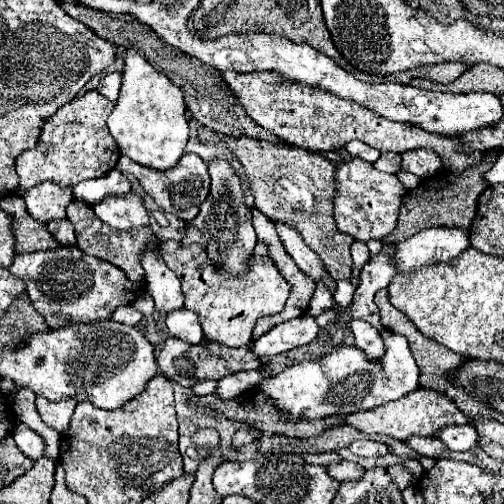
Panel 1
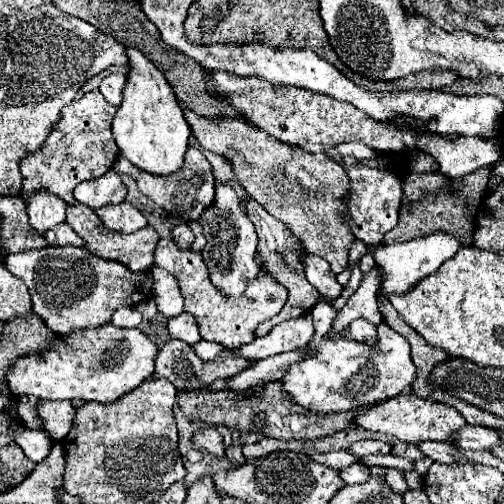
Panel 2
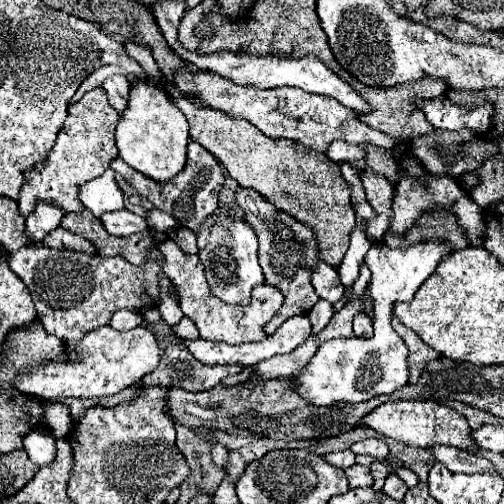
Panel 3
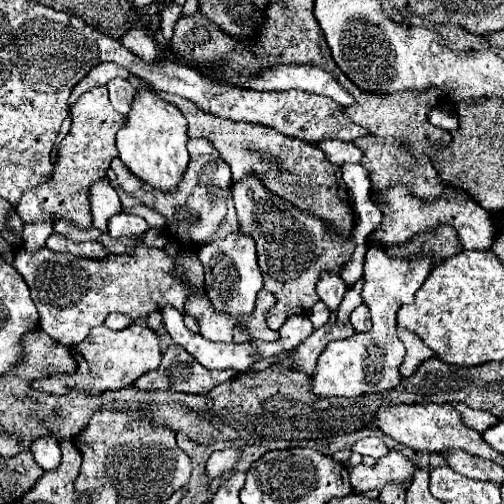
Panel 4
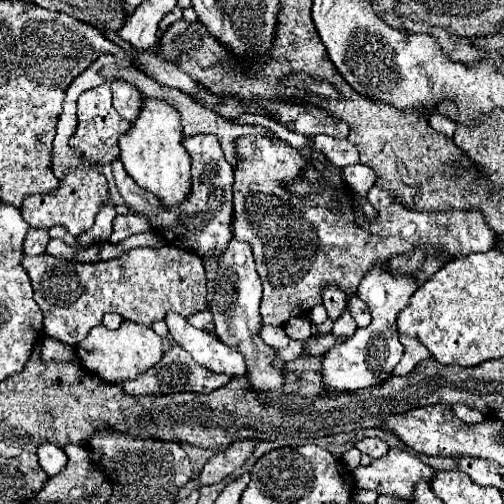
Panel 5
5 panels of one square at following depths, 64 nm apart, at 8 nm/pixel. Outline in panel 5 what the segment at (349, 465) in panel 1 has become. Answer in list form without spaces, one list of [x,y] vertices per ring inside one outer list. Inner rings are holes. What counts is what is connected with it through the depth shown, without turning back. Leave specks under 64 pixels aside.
[[[390,448],[386,456],[374,460],[370,466],[358,466],[352,474],[356,488],[400,496],[404,502],[410,502],[416,482],[420,478],[432,480],[436,470],[420,462],[412,452]]]

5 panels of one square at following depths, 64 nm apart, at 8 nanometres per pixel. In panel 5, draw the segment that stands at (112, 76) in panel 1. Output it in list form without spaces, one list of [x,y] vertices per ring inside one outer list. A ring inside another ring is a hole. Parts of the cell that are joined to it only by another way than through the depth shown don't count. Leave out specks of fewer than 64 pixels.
[[[114,80],[110,88],[112,88],[112,102],[116,112],[126,120],[134,120],[136,114],[140,112],[140,100],[142,100],[138,88],[124,80]]]

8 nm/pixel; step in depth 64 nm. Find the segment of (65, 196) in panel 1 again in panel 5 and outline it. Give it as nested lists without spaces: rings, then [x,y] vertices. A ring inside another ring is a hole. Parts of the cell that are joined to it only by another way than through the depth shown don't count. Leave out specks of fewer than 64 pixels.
[[[28,228],[28,236],[24,238],[24,252],[28,256],[38,256],[46,250],[50,236],[48,230],[36,230],[36,228]]]

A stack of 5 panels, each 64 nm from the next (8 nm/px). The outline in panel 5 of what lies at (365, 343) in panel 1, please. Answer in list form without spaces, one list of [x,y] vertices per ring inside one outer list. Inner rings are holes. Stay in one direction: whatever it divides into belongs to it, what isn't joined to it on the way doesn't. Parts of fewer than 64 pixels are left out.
[[[354,296],[354,298],[348,300],[348,308],[350,308],[350,314],[352,314],[352,318],[356,320],[356,326],[358,326],[358,328],[364,328],[364,326],[370,324],[368,306],[366,306],[358,296]]]

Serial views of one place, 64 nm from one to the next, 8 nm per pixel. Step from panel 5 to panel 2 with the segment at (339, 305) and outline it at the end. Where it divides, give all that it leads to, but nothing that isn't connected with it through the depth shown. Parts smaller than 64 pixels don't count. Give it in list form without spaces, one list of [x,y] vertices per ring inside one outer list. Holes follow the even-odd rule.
[[[302,254],[304,260],[304,274],[308,278],[308,282],[326,298],[334,300],[340,296],[342,286],[336,282],[336,274],[330,270],[330,266],[316,254]]]

